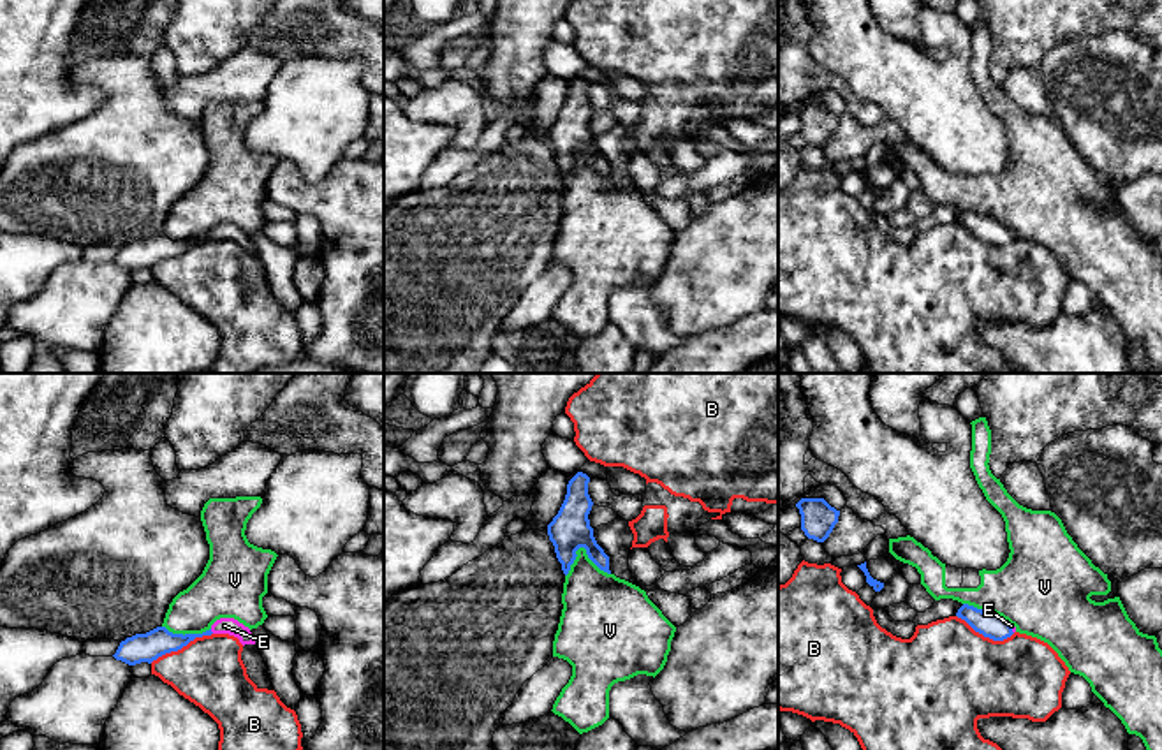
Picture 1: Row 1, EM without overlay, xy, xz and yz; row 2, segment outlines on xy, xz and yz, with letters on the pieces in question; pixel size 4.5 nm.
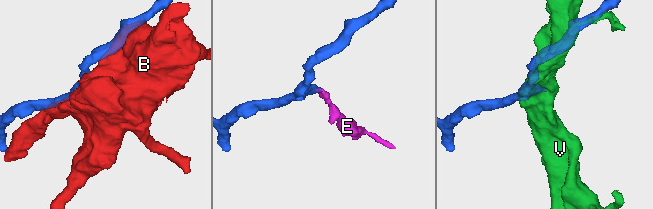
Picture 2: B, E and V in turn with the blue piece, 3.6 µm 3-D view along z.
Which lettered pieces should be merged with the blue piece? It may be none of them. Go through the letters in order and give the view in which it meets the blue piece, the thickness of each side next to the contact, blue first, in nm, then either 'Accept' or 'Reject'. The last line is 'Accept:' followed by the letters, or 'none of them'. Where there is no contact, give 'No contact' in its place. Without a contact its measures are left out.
B: Touches blue in xy. Thickness 130 nm (blue) against 320 nm. Reject
E: Touches blue in xy. Thickness 130 nm (blue) against 80 nm. Accept
V: Touches blue in xz. Thickness 190 nm (blue) against 280 nm. Reject
Accept: E

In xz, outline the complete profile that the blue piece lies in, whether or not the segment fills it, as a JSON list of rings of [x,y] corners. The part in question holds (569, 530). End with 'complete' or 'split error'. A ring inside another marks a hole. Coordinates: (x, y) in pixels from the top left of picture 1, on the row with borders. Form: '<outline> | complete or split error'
[[[577,472],[567,484],[565,500],[548,525],[549,540],[555,546],[555,553],[558,562],[562,563],[562,570],[567,576],[570,565],[576,560],[576,551],[579,548],[586,549],[588,558],[604,572],[609,570],[609,556],[597,544],[593,537],[593,528],[590,526],[588,514],[592,511],[592,498],[588,495],[590,477],[583,472]]] | complete

